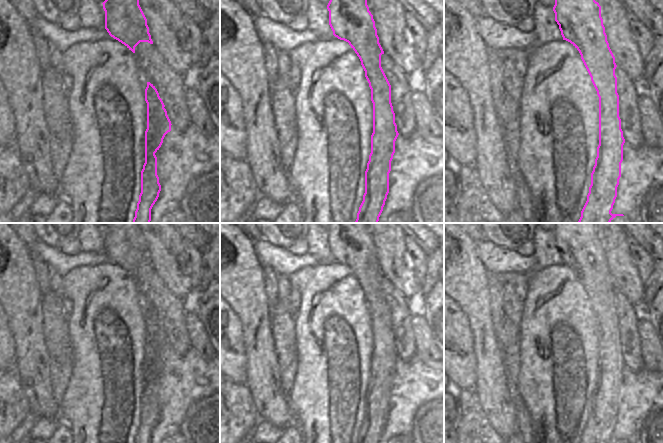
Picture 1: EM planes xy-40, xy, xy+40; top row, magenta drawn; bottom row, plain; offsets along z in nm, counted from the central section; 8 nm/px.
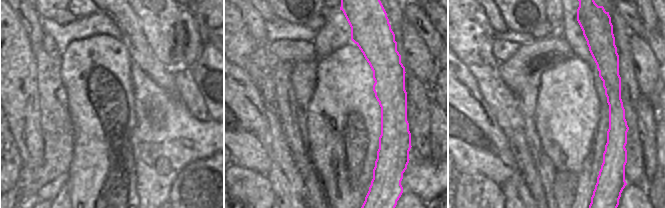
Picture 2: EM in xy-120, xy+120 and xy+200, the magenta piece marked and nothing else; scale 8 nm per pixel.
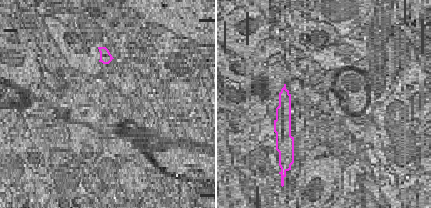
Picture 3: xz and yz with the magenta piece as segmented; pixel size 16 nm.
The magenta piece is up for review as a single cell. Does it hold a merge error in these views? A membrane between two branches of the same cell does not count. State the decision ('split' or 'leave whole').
leave whole

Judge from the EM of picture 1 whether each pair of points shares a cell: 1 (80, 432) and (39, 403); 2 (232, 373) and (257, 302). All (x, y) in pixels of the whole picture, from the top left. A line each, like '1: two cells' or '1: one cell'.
1: two cells
2: two cells

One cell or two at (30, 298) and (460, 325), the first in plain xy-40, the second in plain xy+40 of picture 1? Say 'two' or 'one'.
two

